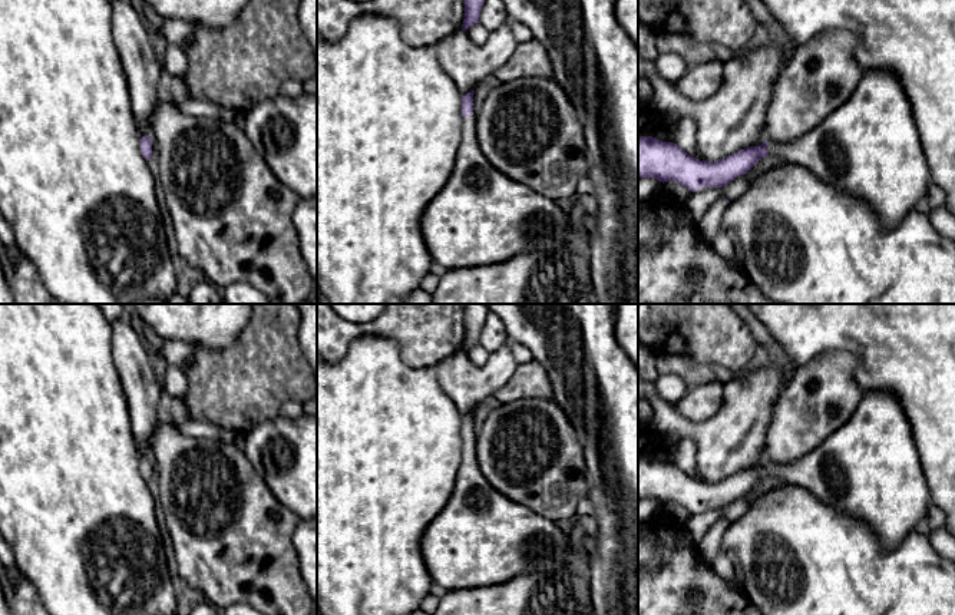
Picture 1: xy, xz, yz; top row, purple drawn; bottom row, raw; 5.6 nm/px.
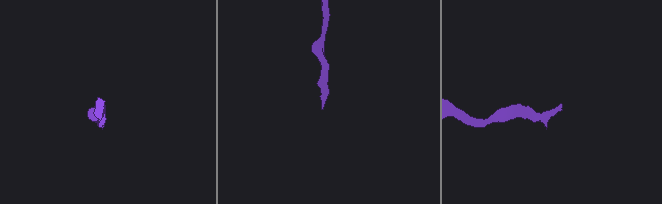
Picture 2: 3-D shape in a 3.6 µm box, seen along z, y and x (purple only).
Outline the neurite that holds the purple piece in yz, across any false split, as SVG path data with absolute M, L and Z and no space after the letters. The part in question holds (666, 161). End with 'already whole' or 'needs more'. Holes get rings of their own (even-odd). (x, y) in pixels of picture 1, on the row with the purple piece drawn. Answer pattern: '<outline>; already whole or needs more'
M883 69L863 72L852 96L840 108L814 129L787 143L766 140L760 146L750 146L716 162L707 162L690 156L674 142L638 136L638 179L654 178L662 183L673 181L691 192L707 186L723 188L737 176L746 175L769 155L802 165L835 189L866 201L885 231L898 227L926 196L932 183L911 102L901 80Z; needs more

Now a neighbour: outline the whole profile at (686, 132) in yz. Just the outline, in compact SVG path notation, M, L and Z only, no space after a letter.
M684 116L677 119L677 130L674 143L677 143L683 151L685 151L690 156L704 161L703 156L697 152L695 145L695 120L691 116Z

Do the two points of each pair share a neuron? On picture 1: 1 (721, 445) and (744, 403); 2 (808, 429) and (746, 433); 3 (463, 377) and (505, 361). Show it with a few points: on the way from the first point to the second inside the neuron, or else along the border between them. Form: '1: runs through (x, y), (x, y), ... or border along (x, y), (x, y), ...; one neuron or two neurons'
1: runs through (732, 435), (740, 426), (744, 413); one neuron
2: border along (777, 400), (762, 458); two neurons
3: runs through (473, 377), (489, 377), (495, 372); one neuron

